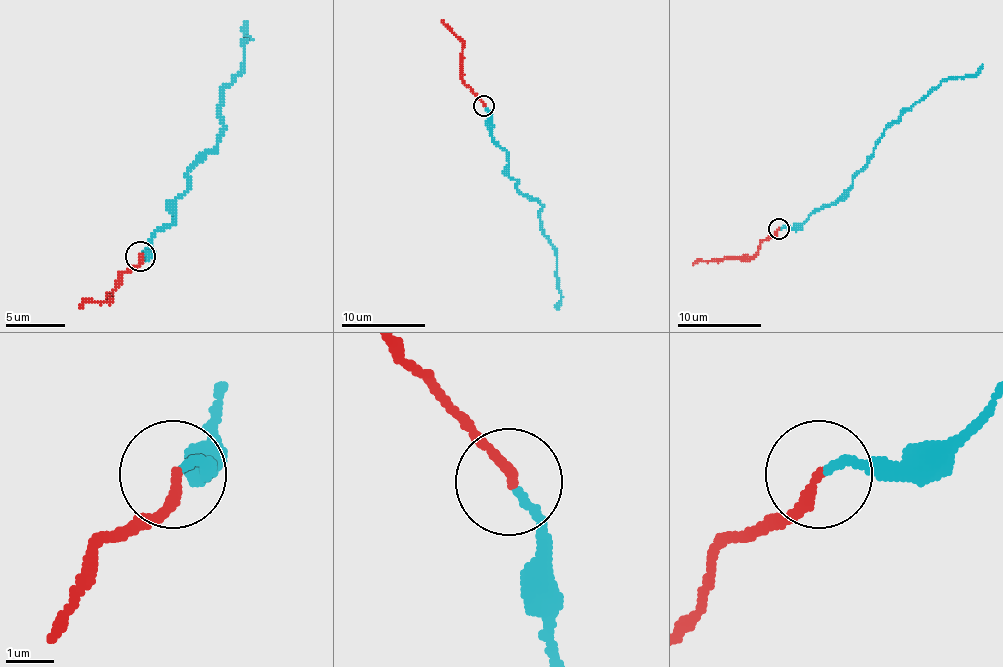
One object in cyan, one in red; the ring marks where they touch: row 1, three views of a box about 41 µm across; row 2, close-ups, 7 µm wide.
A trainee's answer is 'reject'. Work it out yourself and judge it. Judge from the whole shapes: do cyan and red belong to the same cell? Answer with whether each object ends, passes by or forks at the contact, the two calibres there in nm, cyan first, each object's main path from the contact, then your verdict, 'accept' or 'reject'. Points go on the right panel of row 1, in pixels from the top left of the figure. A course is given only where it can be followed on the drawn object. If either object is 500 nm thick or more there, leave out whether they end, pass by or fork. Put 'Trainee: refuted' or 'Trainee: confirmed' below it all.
cyan ends | red ends | 160/240 nm | cyan via (779, 229), (798, 227), (833, 204), (902, 114), (942, 81), (974, 74), (982, 64) | red via (779, 229), (760, 244), (752, 257), (714, 259), (693, 265) | accept
Trainee: refuted

